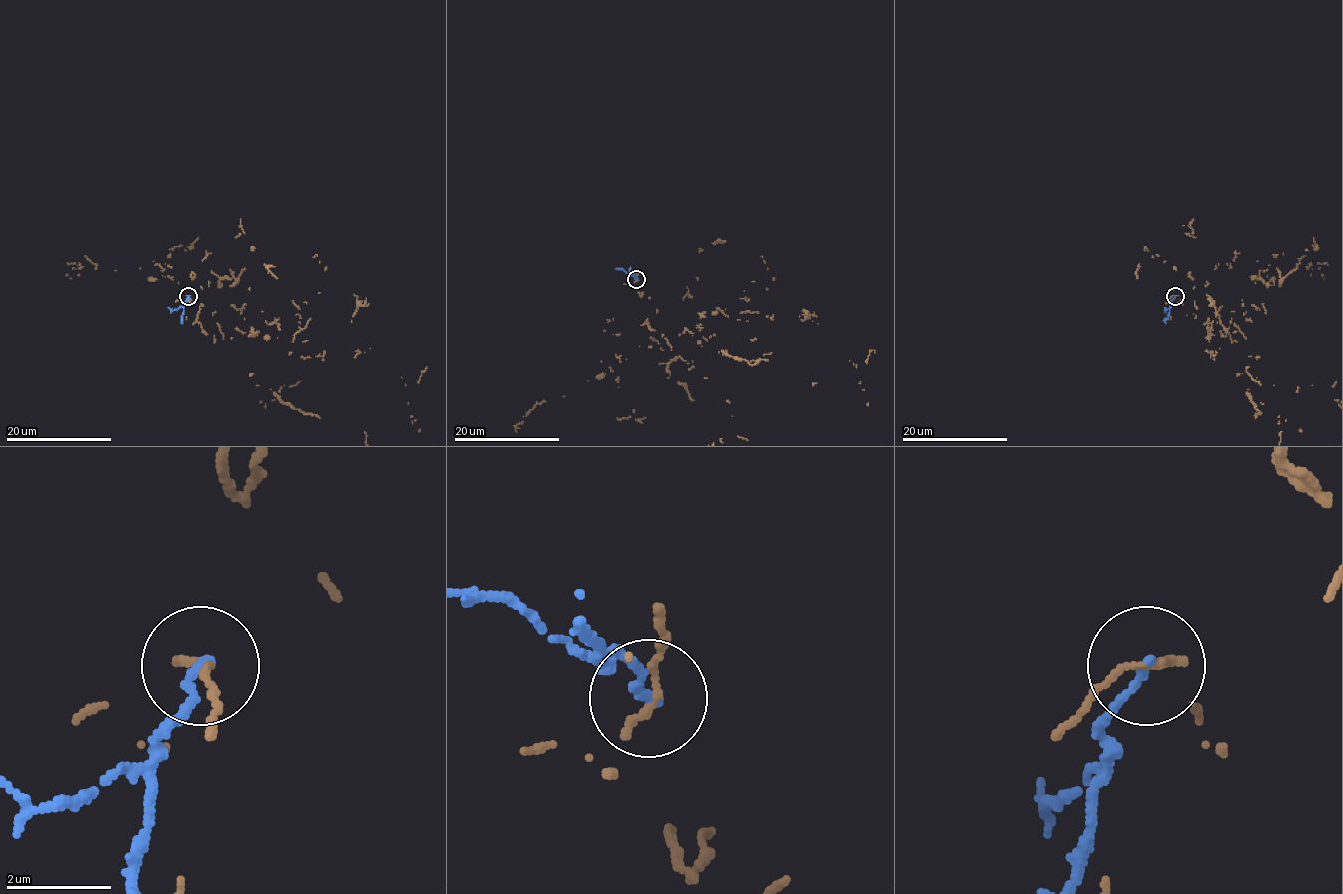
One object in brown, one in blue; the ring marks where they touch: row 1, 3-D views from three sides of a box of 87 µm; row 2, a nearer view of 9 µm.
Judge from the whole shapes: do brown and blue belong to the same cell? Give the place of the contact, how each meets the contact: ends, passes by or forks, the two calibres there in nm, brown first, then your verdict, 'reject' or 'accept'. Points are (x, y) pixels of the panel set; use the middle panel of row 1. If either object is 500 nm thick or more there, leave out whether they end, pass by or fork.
at (636, 279); brown ends there; blue ends there; 180 nm thick on the brown side, 170 nm on the other; reject

